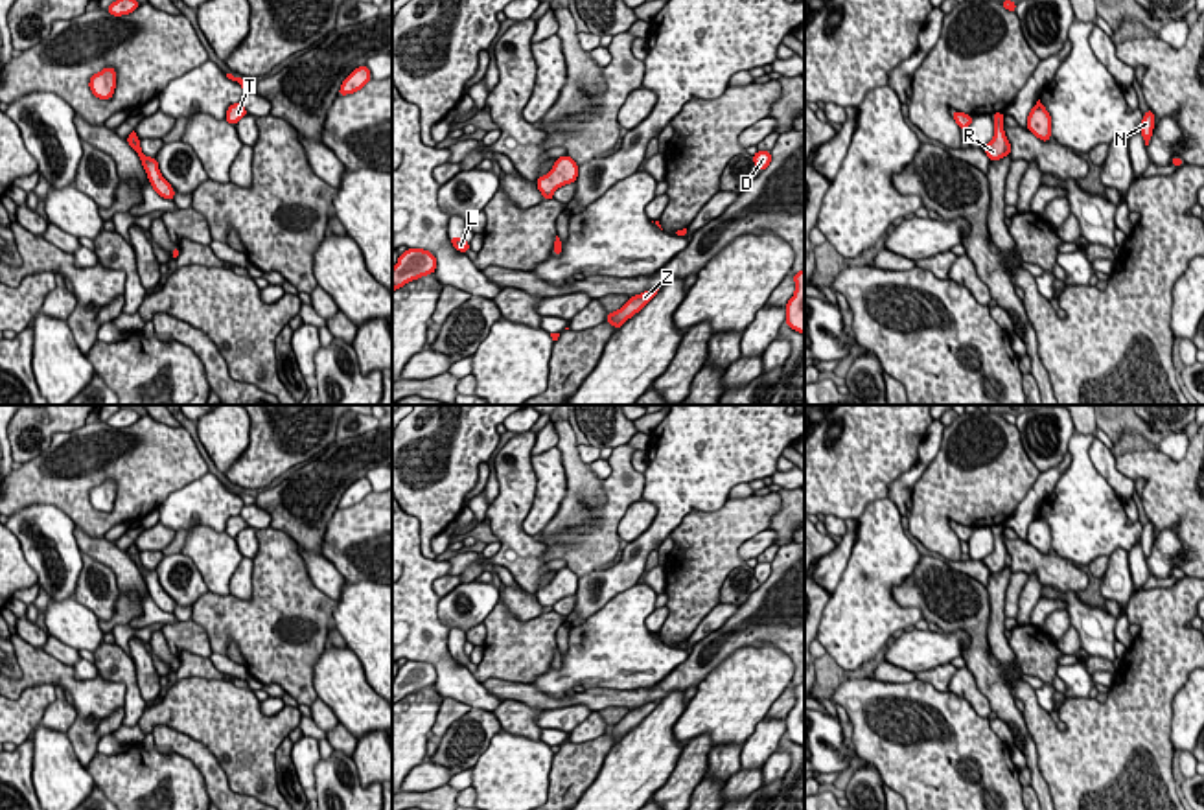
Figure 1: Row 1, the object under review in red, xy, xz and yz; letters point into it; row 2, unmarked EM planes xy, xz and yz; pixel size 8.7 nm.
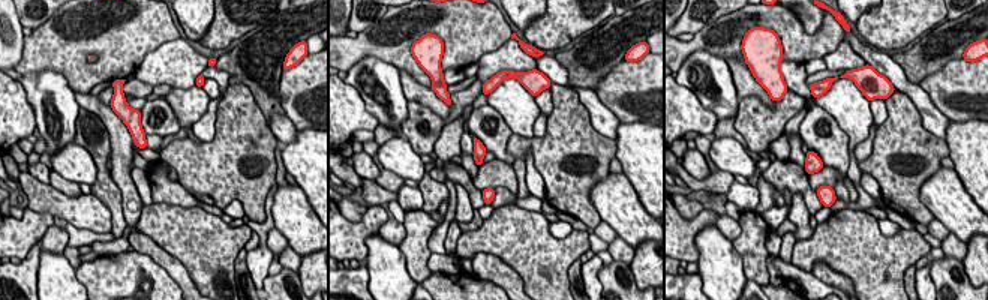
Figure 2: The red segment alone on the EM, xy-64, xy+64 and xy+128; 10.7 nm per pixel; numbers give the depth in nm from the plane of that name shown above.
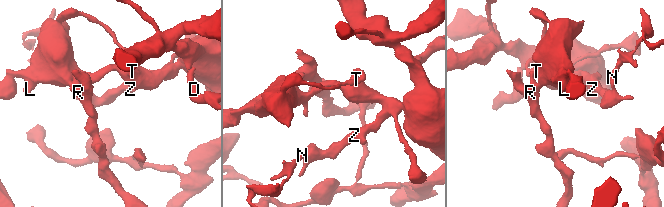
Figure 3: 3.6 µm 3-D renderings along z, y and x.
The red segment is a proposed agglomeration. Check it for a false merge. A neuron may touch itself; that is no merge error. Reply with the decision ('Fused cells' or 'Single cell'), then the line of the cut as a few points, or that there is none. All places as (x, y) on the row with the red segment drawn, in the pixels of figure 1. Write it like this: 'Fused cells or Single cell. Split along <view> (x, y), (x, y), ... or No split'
Fused cells. Split along yz (1007, 142), (1004, 153)

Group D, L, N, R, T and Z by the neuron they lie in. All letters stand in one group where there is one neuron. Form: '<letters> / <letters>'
D L N T Z / R

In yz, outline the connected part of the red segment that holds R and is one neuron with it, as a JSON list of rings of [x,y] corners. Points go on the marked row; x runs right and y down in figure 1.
[[[994,112],[992,120],[994,120],[994,138],[985,144],[981,149],[987,153],[990,162],[1001,160],[1005,156],[1005,145],[1007,145],[1007,136],[1003,131],[1003,112]]]

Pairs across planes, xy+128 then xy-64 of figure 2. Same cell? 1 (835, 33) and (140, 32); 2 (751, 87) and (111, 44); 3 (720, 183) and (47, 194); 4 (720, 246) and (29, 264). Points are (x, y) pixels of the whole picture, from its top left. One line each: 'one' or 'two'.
1: one
2: one
3: two
4: two

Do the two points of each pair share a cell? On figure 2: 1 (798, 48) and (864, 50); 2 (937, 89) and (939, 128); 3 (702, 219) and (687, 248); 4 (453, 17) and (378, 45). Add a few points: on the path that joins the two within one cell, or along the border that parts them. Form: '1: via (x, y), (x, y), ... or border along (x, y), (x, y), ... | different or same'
1: border along (844, 32), (841, 39) | different
2: border along (918, 84), (951, 120) | different
3: via (694, 227), (687, 234), (687, 240) | same
4: via (435, 21), (410, 21), (396, 32) | same

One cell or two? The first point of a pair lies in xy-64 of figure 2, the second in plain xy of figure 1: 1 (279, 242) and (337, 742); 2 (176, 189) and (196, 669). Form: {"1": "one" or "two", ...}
{"1": "two", "2": "one"}

